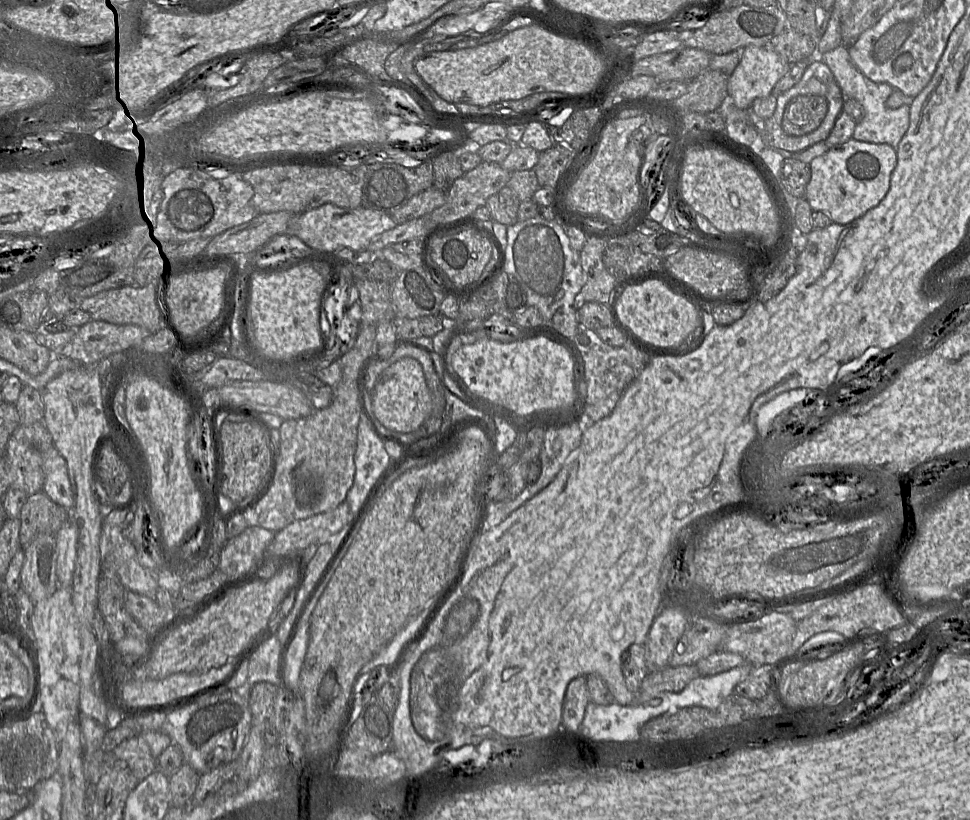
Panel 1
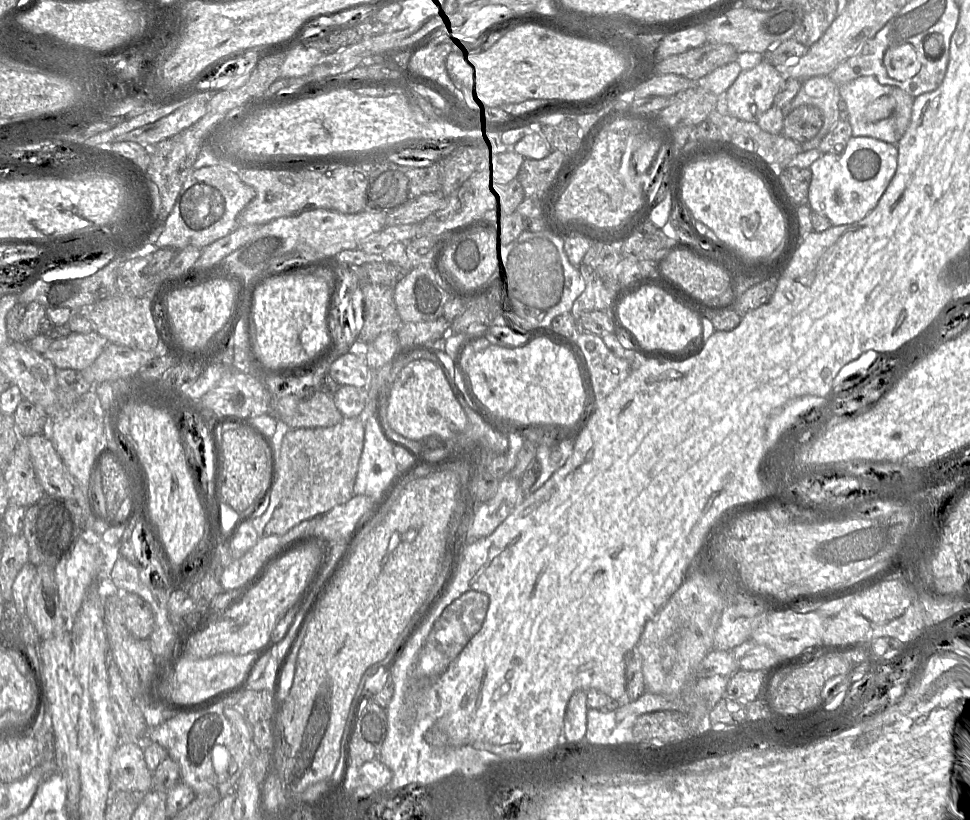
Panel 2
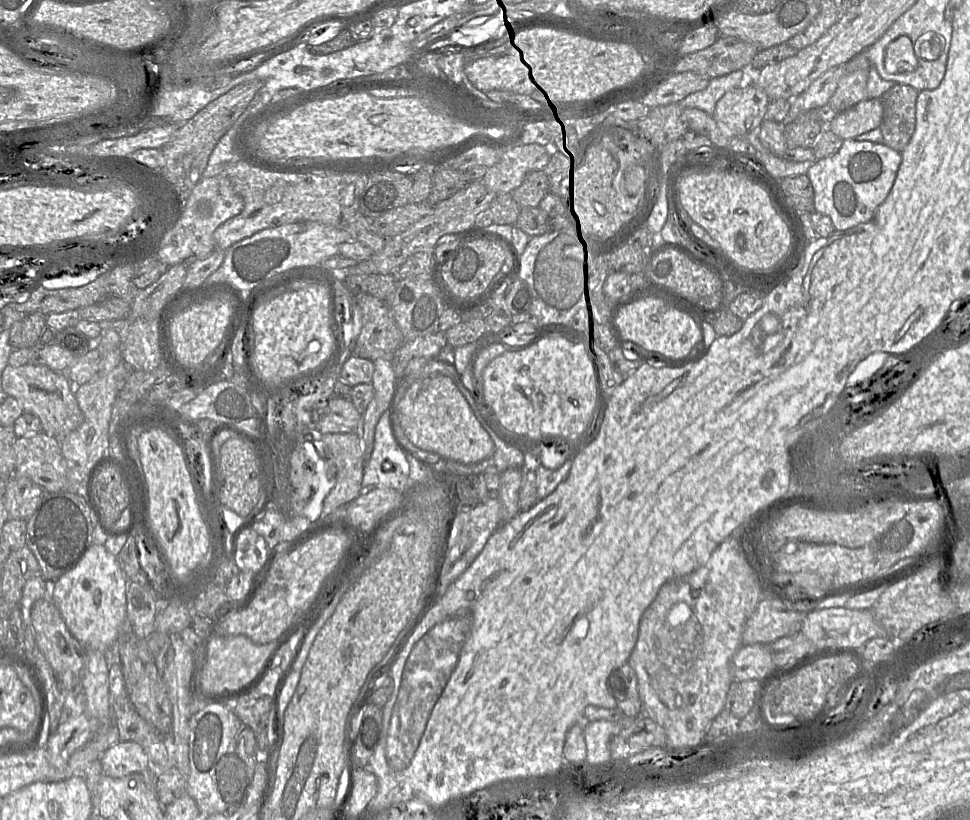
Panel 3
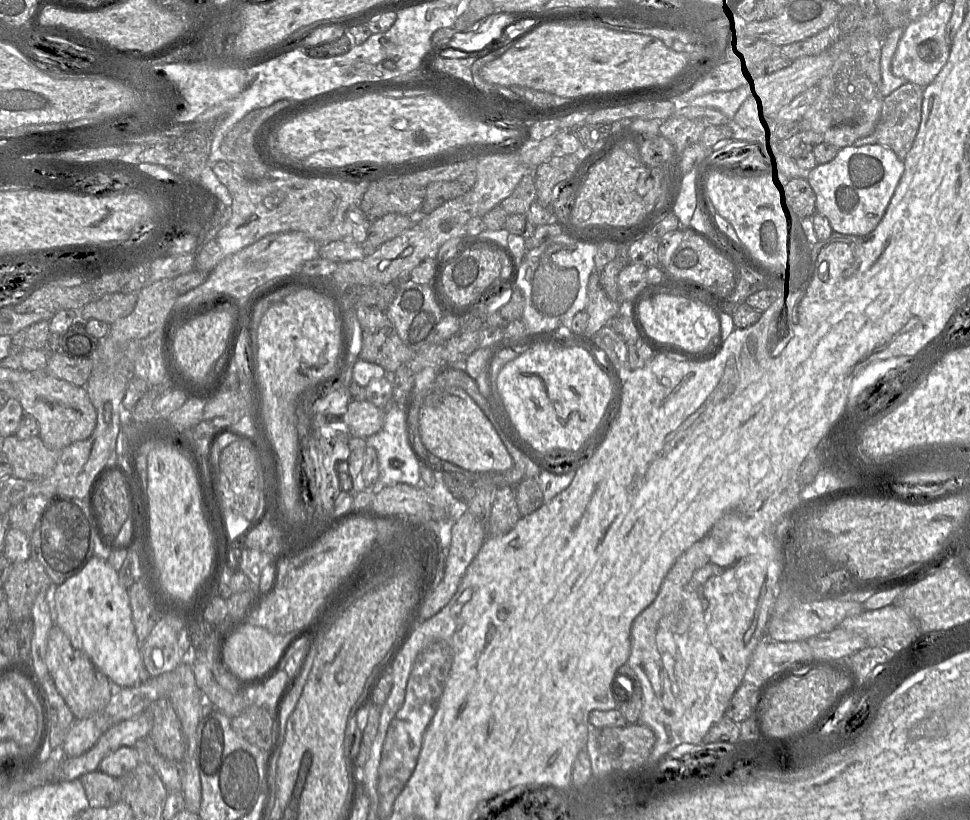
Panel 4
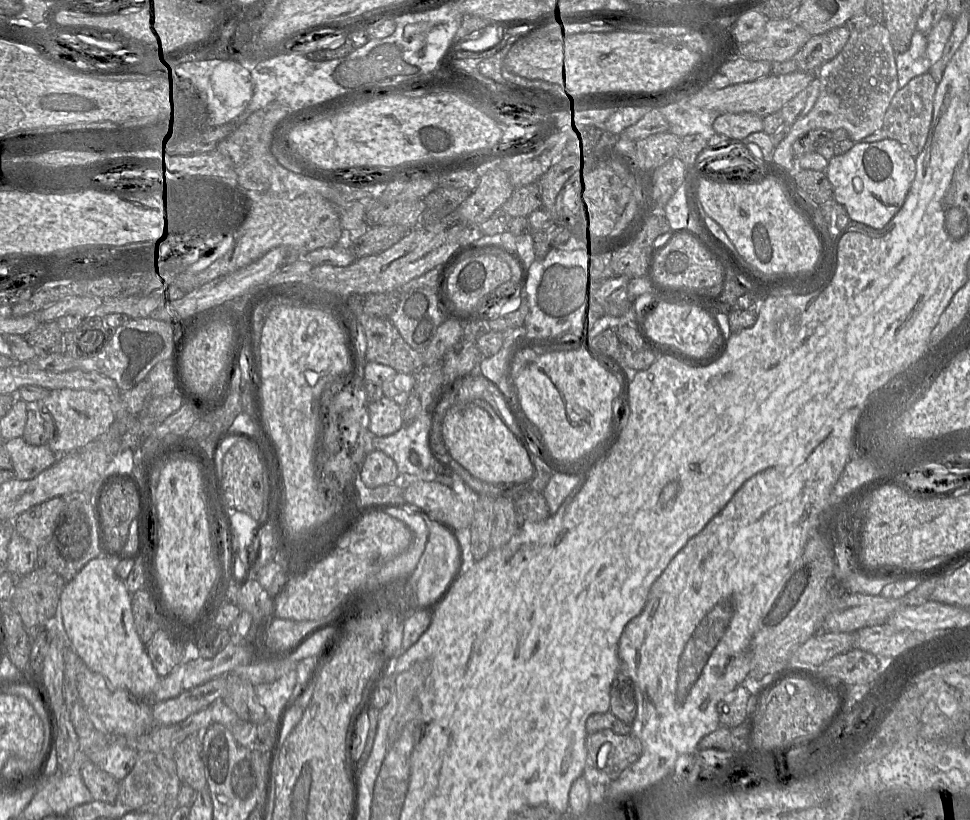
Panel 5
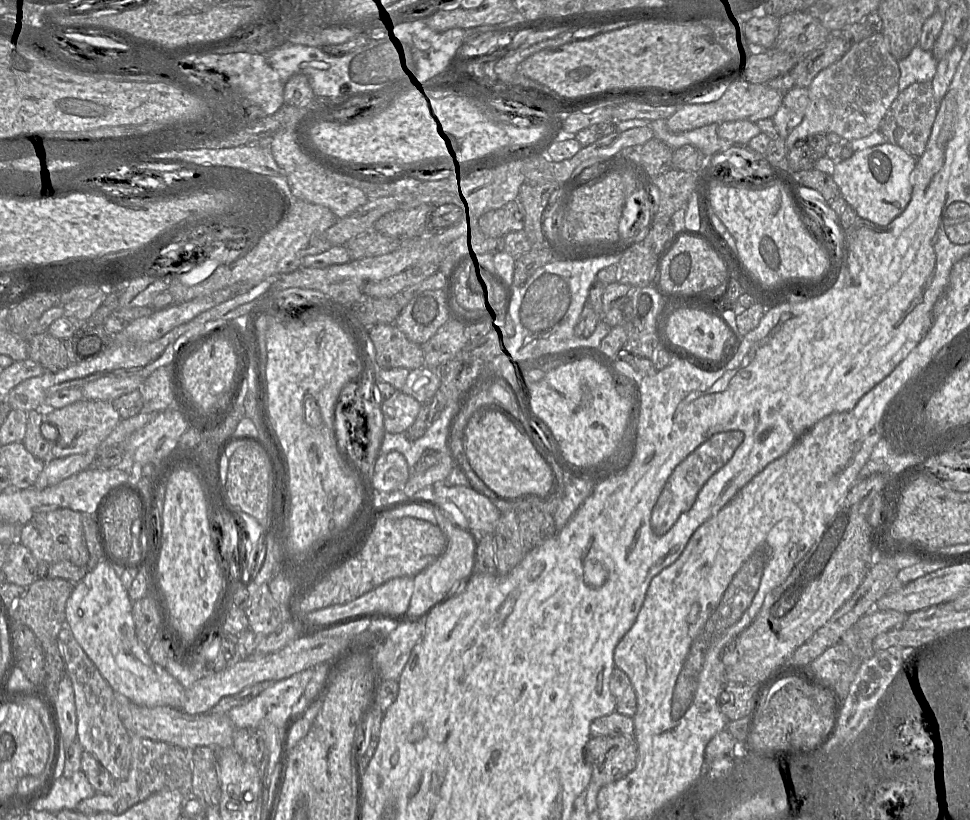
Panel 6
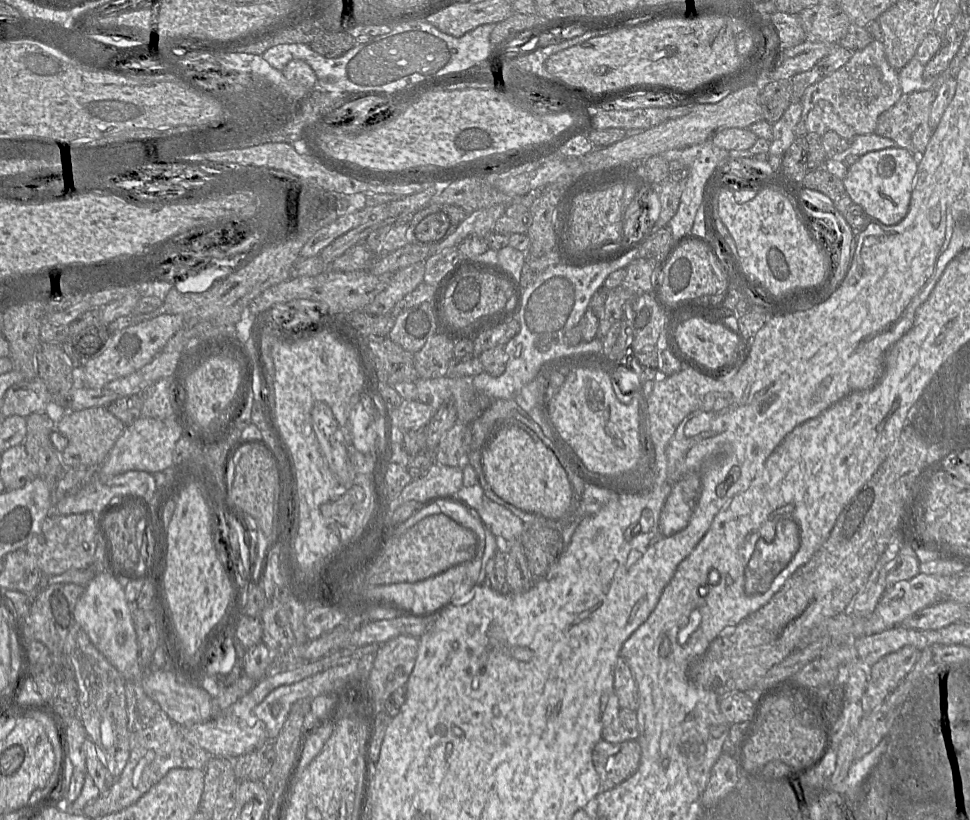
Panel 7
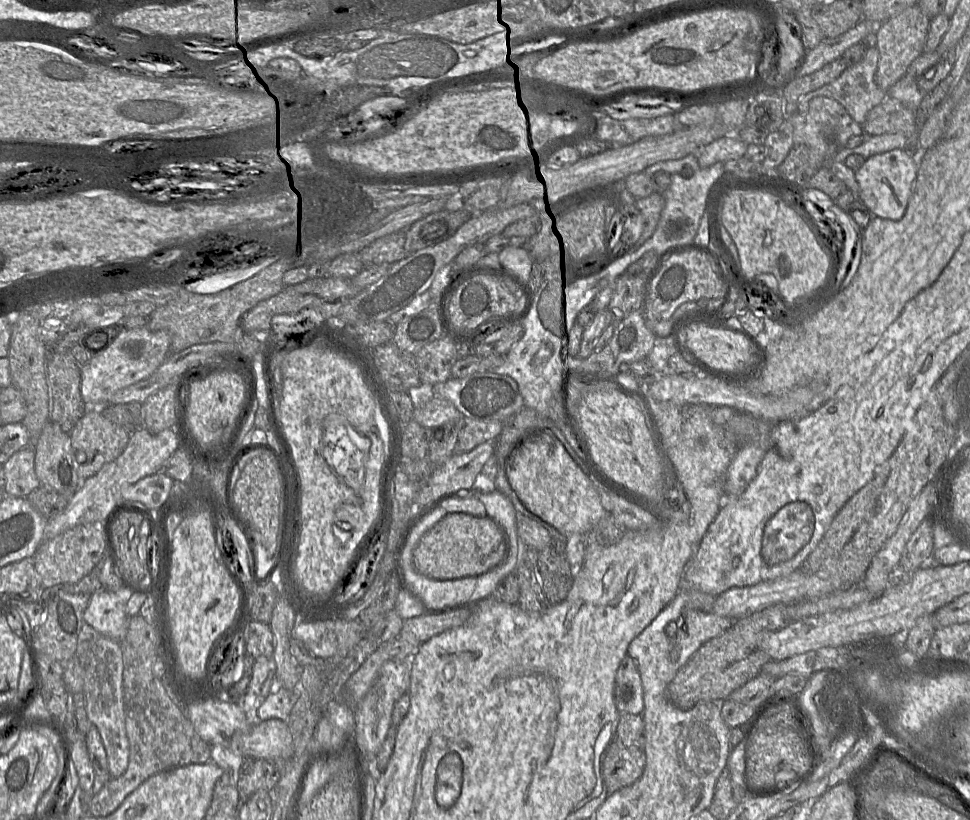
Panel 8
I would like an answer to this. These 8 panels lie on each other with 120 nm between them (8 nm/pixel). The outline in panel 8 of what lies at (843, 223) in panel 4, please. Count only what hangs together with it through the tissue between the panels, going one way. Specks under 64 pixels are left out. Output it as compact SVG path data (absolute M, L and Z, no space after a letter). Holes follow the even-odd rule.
M893 149L870 156L854 171L859 186L858 199L866 205L873 216L899 220L910 200L916 171L915 160L906 149Z

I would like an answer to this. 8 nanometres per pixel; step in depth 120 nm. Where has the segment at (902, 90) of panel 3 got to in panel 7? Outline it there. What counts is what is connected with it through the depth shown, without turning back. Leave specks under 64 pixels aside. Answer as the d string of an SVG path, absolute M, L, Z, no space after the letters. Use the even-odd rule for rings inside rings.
M923 90L902 94L899 100L884 111L877 120L874 133L896 142L910 151L918 163L931 138L929 123L934 91Z

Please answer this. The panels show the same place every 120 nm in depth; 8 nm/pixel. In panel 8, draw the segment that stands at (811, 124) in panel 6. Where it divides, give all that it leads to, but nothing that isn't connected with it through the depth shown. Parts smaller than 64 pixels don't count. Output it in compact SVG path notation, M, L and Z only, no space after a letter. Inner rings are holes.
M877 46L871 47L861 61L849 66L837 79L802 96L798 102L797 112L805 113L810 101L815 97L827 97L839 102L857 123L863 124L868 112L888 96L888 93L882 90L875 81L878 60Z

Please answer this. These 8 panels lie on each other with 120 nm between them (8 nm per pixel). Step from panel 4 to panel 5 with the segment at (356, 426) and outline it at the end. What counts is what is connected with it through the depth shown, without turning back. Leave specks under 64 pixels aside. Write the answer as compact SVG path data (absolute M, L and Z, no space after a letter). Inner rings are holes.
M383 396L368 403L369 430L373 436L388 436L403 426L403 407Z

